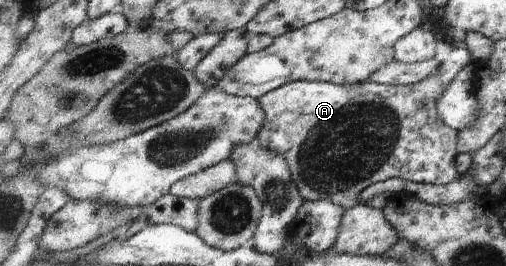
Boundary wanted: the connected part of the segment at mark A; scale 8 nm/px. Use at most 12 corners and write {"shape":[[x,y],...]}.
{"shape":[[474,59],[415,85],[307,80],[260,97],[261,147],[345,209],[391,178],[453,183],[438,102]]}

